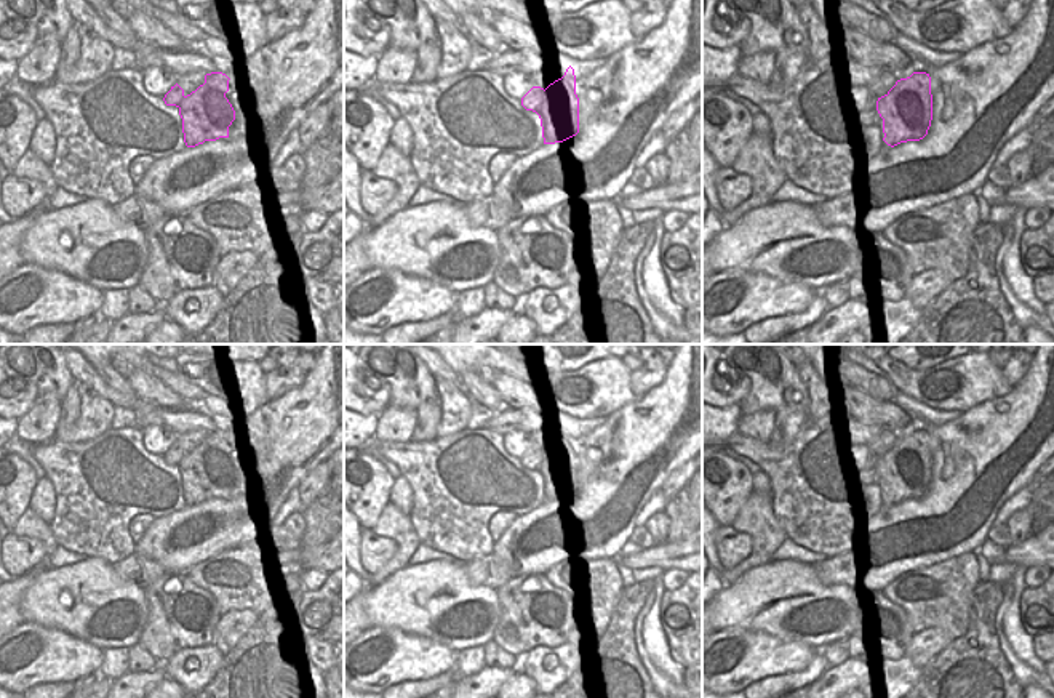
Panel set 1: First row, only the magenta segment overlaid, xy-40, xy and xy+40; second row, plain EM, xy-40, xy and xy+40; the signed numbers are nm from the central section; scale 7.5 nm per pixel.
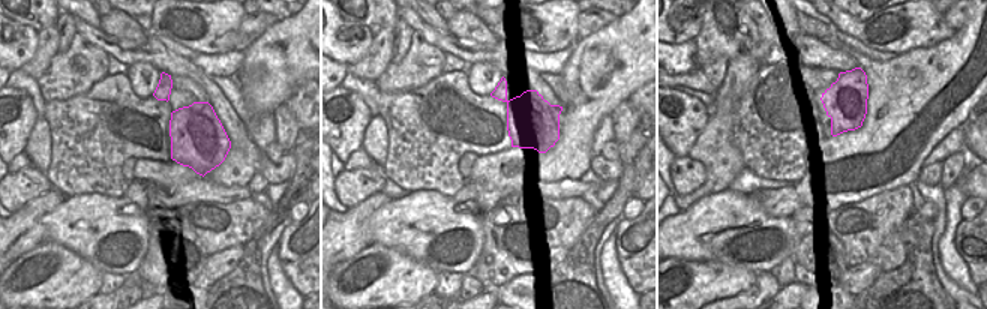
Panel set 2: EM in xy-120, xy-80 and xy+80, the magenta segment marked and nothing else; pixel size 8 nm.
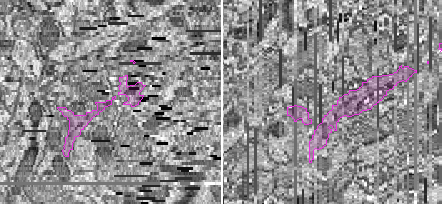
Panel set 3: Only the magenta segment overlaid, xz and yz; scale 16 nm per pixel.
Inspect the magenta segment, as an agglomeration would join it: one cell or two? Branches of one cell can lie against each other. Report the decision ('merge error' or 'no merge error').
merge error

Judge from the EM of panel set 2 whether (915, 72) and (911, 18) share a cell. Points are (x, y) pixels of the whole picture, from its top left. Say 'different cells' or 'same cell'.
different cells

